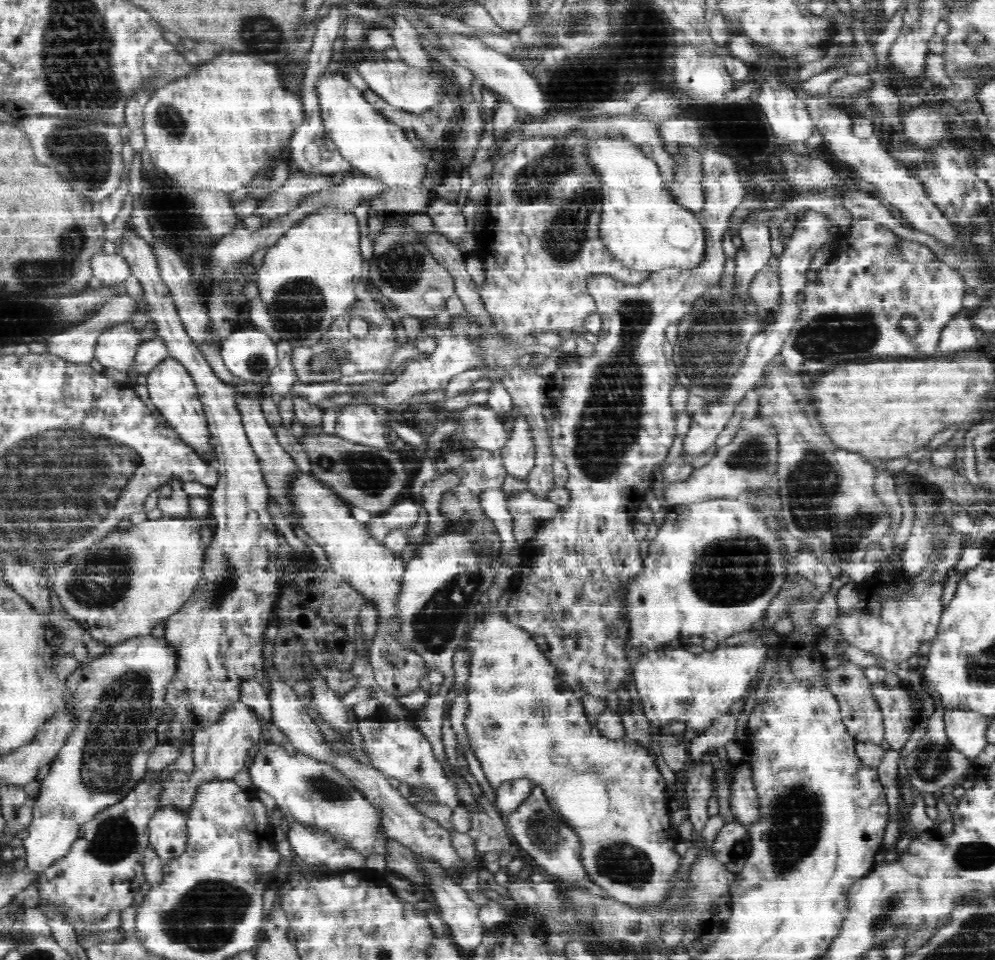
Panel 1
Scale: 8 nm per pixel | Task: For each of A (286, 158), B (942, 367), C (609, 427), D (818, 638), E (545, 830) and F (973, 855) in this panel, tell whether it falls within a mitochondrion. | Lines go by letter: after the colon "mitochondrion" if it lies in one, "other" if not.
A: other
B: other
C: mitochondrion
D: other
E: mitochondrion
F: mitochondrion

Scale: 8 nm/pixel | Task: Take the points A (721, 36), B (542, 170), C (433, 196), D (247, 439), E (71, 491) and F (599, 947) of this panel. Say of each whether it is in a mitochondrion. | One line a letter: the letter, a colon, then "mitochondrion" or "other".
A: other
B: mitochondrion
C: other
D: other
E: mitochondrion
F: other

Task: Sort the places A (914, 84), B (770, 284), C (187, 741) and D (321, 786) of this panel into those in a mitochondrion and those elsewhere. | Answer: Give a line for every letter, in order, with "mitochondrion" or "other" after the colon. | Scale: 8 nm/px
A: other
B: other
C: other
D: mitochondrion

